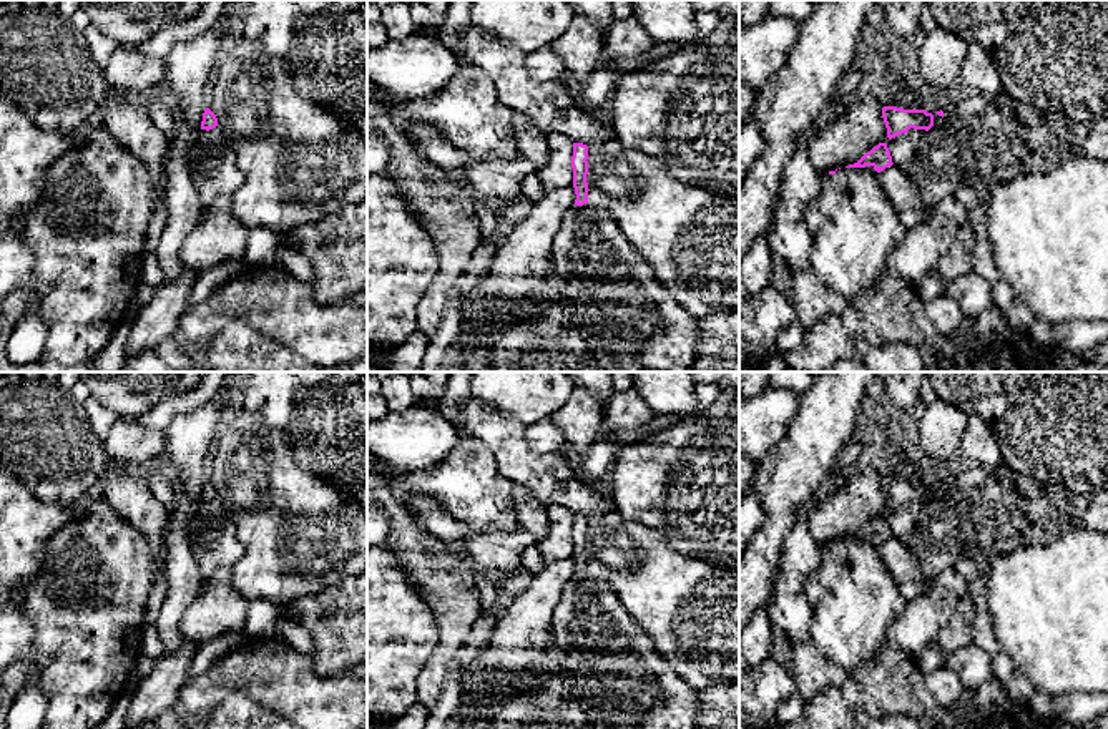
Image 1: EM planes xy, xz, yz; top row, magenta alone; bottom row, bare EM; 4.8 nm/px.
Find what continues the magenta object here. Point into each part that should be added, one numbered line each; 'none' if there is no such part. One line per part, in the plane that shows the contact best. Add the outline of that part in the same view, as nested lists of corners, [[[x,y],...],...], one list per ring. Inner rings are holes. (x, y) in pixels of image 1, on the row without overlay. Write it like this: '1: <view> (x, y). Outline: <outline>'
none

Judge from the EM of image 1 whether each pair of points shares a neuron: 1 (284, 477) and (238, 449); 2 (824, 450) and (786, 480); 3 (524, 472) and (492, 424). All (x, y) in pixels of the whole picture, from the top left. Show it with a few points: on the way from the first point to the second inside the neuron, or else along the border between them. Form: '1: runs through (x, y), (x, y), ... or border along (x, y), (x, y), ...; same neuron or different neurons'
1: runs through (273, 477), (266, 477), (250, 460); same neuron
2: runs through (814, 452), (796, 470); same neuron
3: runs through (515, 460), (502, 435); same neuron

